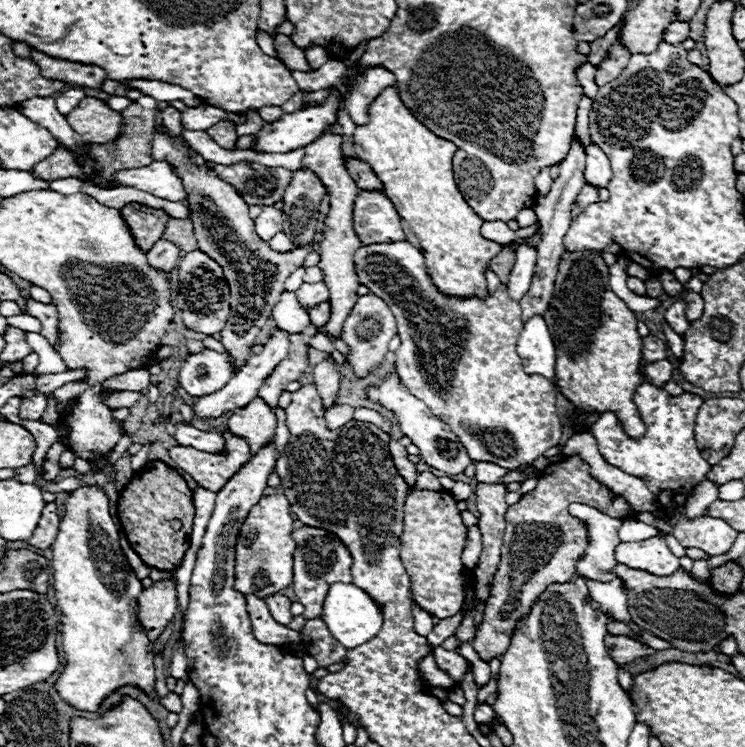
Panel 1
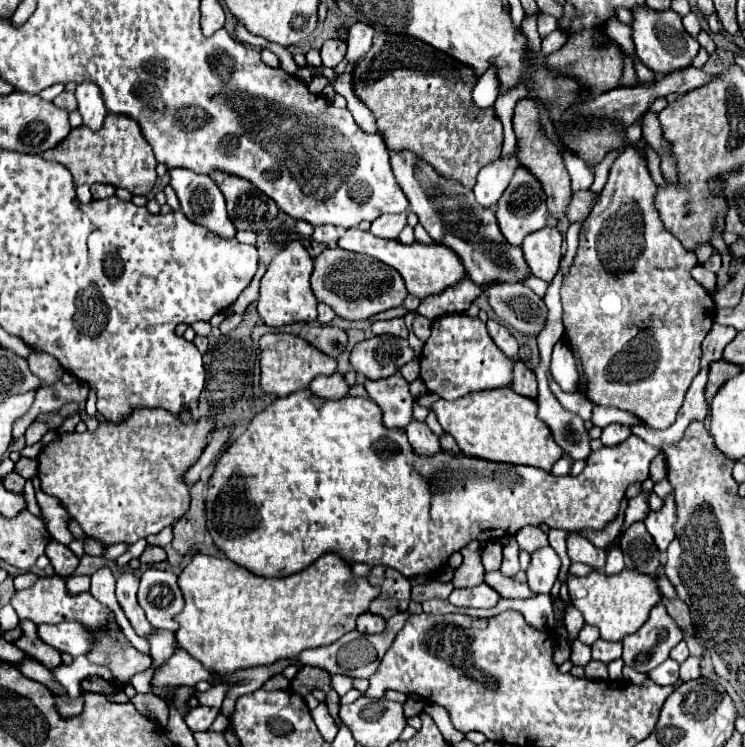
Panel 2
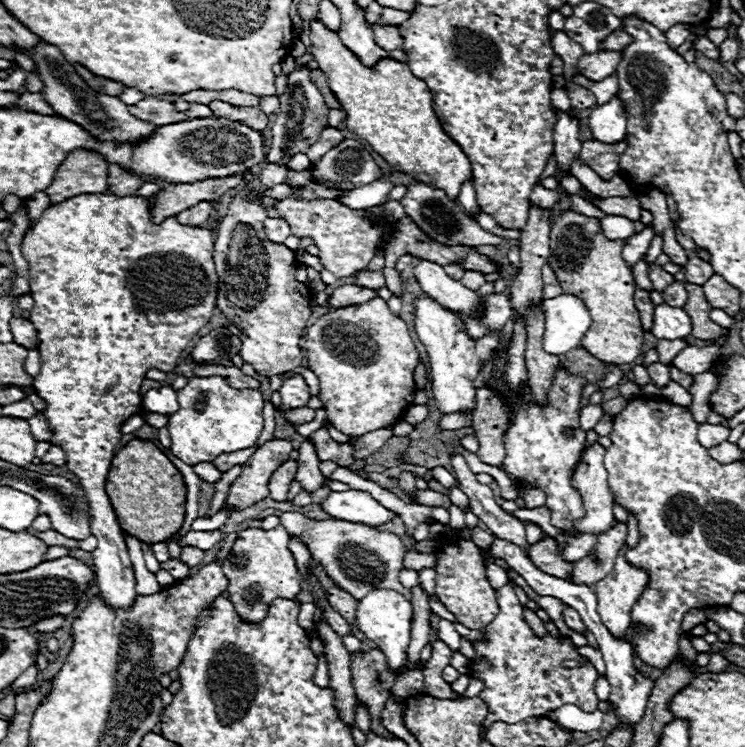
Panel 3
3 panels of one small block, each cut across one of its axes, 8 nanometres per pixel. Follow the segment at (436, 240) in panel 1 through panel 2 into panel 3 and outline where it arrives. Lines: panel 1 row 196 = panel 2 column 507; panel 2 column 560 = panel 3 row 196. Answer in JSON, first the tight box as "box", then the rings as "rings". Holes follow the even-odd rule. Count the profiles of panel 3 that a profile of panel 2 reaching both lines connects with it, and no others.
{"box":[310,18,472,200],"rings":[[[318,18],[310,22],[310,40],[314,60],[326,74],[328,86],[346,112],[348,130],[366,140],[394,170],[446,190],[446,194],[456,200],[462,182],[472,178],[470,160],[444,132],[434,114],[432,96],[424,80],[418,80],[404,62],[392,58],[378,60],[376,68],[364,66],[360,58],[342,44],[338,32],[328,30]]]}

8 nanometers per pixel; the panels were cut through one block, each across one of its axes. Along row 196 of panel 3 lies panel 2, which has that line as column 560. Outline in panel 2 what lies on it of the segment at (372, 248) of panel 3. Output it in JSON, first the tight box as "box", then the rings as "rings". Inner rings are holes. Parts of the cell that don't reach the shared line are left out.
{"box":[560,148,716,428],"rings":[[[626,148],[612,164],[610,168],[610,176],[608,182],[596,202],[596,206],[592,208],[590,216],[584,220],[582,230],[580,230],[580,242],[578,242],[578,250],[576,256],[572,260],[572,266],[568,270],[568,274],[562,280],[562,288],[560,288],[560,296],[562,296],[562,322],[564,322],[564,342],[570,344],[572,348],[576,348],[580,362],[582,362],[582,374],[586,378],[586,396],[590,402],[600,404],[600,406],[616,406],[620,410],[626,410],[634,416],[638,416],[642,422],[646,422],[652,428],[668,428],[674,424],[676,414],[680,410],[680,404],[684,404],[684,396],[686,390],[690,386],[690,382],[694,380],[694,376],[700,372],[700,356],[702,356],[702,340],[704,336],[710,332],[712,324],[714,324],[714,314],[716,314],[716,304],[712,300],[712,296],[690,276],[690,270],[698,264],[696,254],[692,250],[684,250],[684,246],[680,244],[680,240],[676,236],[672,236],[662,220],[660,214],[656,212],[654,206],[654,196],[656,196],[656,184],[650,178],[650,170],[648,164],[644,162],[644,158],[640,158],[640,154],[636,152],[636,148]]]}

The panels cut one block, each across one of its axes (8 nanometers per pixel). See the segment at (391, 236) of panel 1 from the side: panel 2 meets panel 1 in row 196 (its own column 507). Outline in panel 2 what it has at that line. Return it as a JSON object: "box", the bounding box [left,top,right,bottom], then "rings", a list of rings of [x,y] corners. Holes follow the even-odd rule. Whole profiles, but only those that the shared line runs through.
{"box":[420,314,512,400],"rings":[[[446,314],[432,324],[432,336],[426,340],[420,356],[420,378],[428,392],[444,400],[458,400],[476,390],[494,390],[512,386],[512,360],[488,336],[486,324],[466,314]]]}

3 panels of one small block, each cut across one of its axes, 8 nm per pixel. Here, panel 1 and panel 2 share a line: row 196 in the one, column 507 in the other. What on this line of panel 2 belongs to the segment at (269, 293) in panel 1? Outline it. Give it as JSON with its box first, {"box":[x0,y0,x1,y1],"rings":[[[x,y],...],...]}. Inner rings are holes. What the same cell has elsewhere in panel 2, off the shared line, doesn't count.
{"box":[496,168,548,246],"rings":[[[518,168],[514,172],[514,178],[512,178],[510,186],[500,196],[498,208],[496,208],[496,220],[498,220],[502,236],[512,246],[520,246],[524,236],[528,236],[528,234],[532,234],[536,230],[542,230],[548,224],[548,210],[546,210],[544,190],[542,190],[540,182],[526,168]]]}

